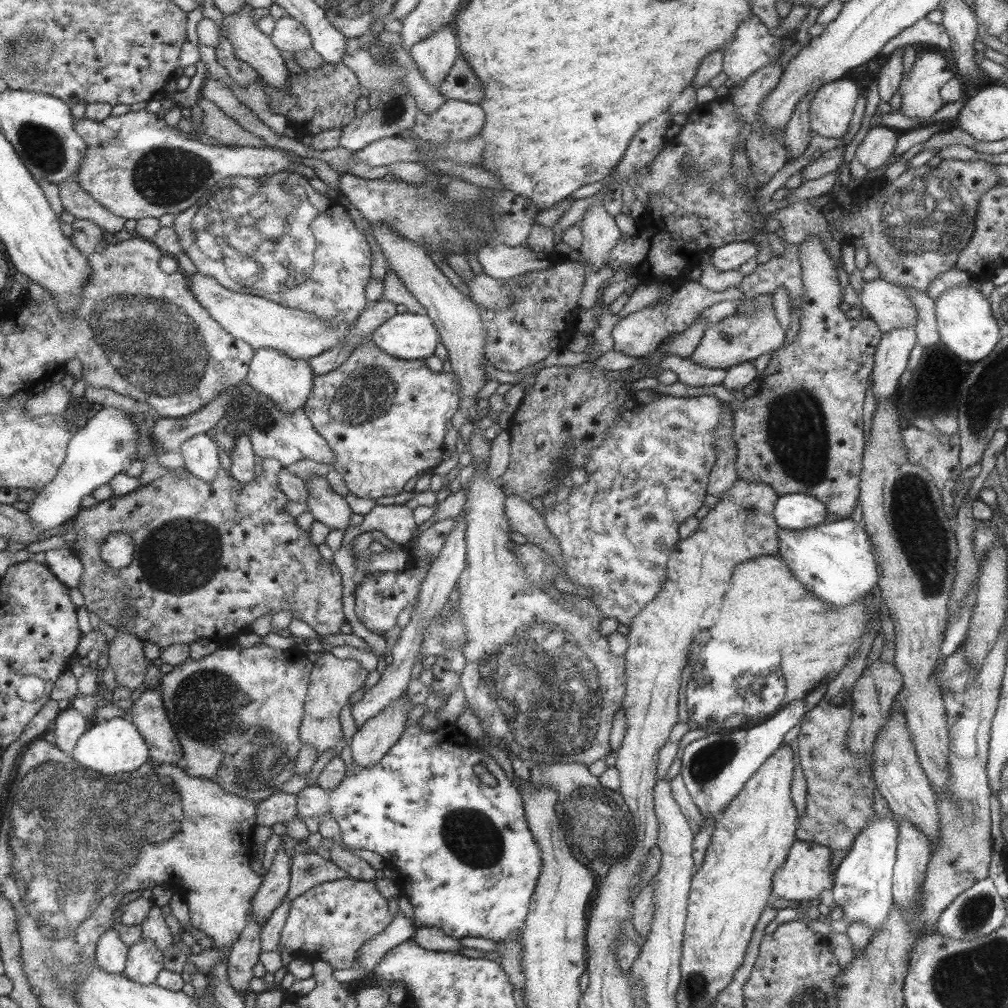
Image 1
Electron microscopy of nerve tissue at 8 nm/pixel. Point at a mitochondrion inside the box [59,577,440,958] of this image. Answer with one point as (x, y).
(252, 759)

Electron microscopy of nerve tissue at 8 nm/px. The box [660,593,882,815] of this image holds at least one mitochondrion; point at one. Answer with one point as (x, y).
(749, 688)

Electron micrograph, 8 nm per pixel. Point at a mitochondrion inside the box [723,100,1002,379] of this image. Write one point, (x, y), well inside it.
(929, 214)

